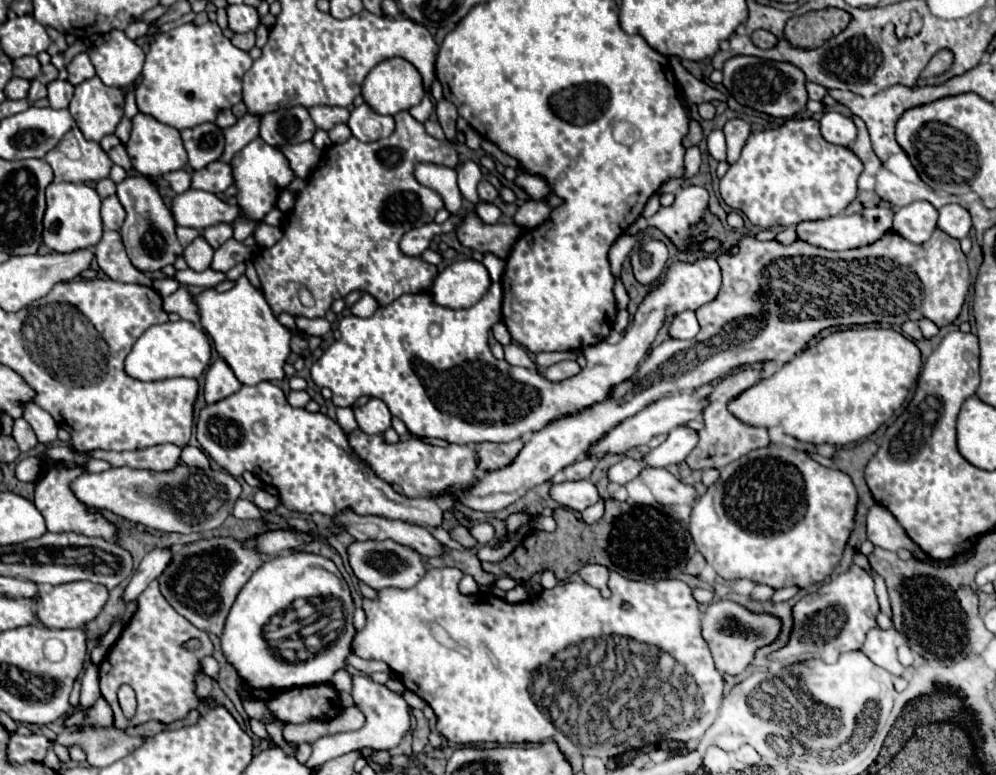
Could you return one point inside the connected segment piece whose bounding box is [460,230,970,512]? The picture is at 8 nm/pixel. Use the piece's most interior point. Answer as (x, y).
(807, 289)

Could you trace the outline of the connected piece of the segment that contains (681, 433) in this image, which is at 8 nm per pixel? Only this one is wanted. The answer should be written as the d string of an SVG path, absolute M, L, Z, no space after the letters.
M680 426L670 432L664 444L650 450L644 462L648 466L658 466L658 468L666 468L668 464L678 464L696 448L696 444L698 444L698 432L688 426Z

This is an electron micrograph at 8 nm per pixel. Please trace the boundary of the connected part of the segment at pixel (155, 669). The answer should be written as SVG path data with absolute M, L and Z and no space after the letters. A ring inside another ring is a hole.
M152 580L152 584L138 596L136 616L122 630L122 636L100 664L100 690L114 710L114 726L138 726L150 718L160 722L174 722L184 718L192 708L198 708L200 700L194 694L194 674L200 670L200 658L212 654L212 650L214 648L208 634L180 616L160 594L158 582ZM188 640L198 640L200 648L184 648L184 642ZM122 684L130 684L138 700L136 714L130 720L122 714L116 698L116 692Z

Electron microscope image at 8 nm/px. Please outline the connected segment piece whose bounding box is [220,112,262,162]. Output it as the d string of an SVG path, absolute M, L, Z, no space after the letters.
M246 112L238 124L234 124L232 128L226 128L224 130L224 136L226 136L226 148L224 148L224 154L222 154L222 162L230 162L232 156L244 148L244 144L248 144L250 140L254 140L258 136L258 128L260 128L260 116L256 114L250 114Z

